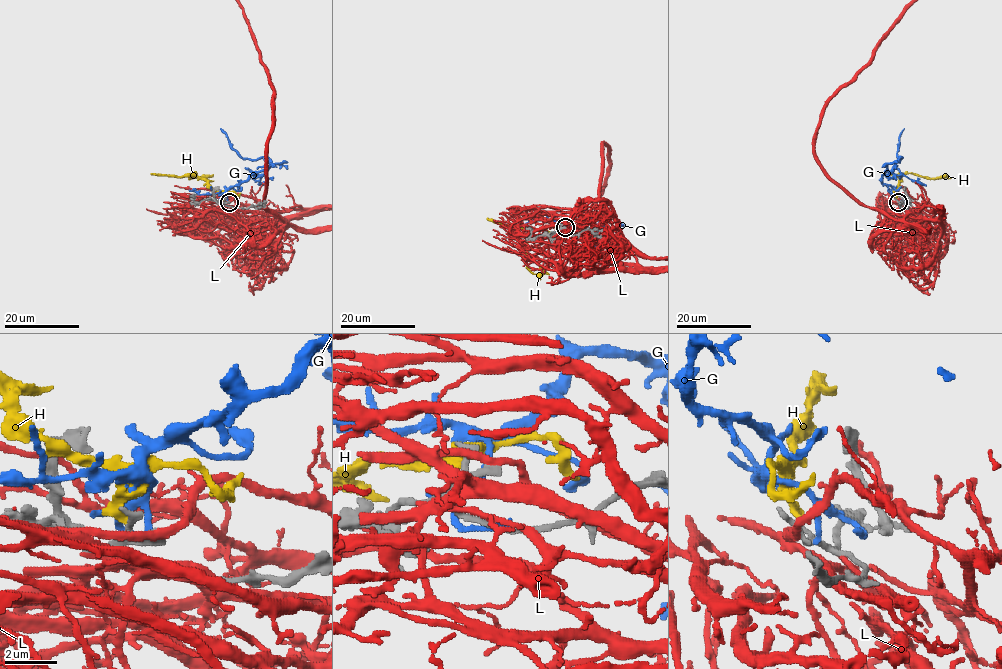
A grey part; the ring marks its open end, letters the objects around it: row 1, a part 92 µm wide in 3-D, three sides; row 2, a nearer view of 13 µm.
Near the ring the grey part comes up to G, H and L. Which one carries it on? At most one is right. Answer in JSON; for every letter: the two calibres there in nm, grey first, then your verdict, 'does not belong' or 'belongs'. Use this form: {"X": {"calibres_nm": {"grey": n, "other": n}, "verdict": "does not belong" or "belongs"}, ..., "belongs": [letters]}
{"G": {"calibres_nm": {"grey": 300, "other": 200}, "verdict": "does not belong"}, "H": {"calibres_nm": {"grey": 260, "other": 280}, "verdict": "does not belong"}, "L": {"calibres_nm": {"grey": 170, "other": 200}, "verdict": "does not belong"}, "belongs": []}

